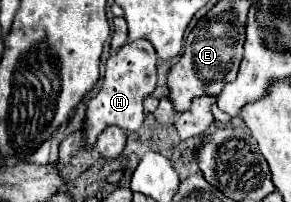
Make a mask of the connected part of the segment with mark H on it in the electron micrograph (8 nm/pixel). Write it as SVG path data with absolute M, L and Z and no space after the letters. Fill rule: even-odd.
M134 41L126 43L120 47L118 53L114 53L106 61L106 73L100 91L96 97L92 97L86 103L86 119L84 119L84 149L90 149L96 145L98 135L110 127L116 125L128 133L138 131L144 121L144 109L142 109L142 99L148 97L154 87L156 87L156 51L150 41Z

